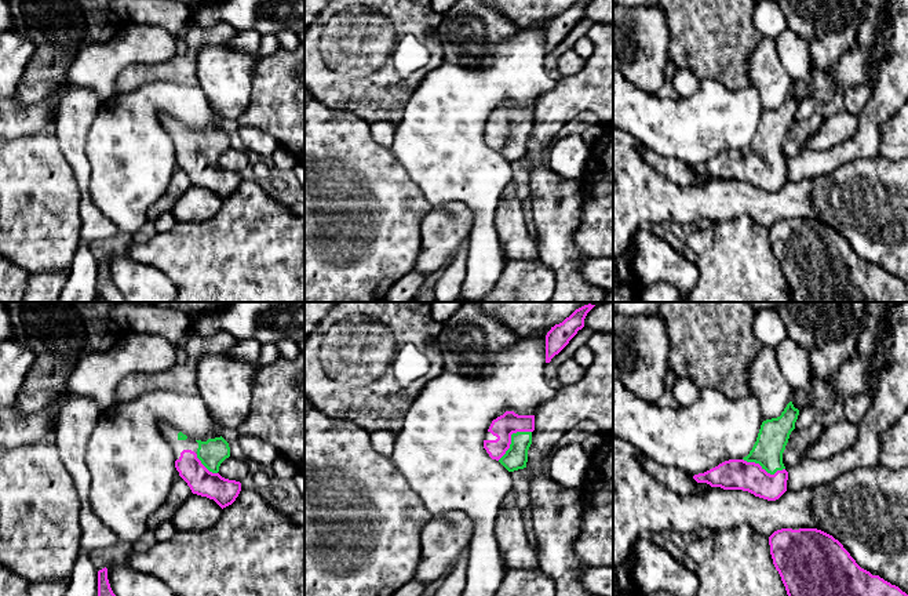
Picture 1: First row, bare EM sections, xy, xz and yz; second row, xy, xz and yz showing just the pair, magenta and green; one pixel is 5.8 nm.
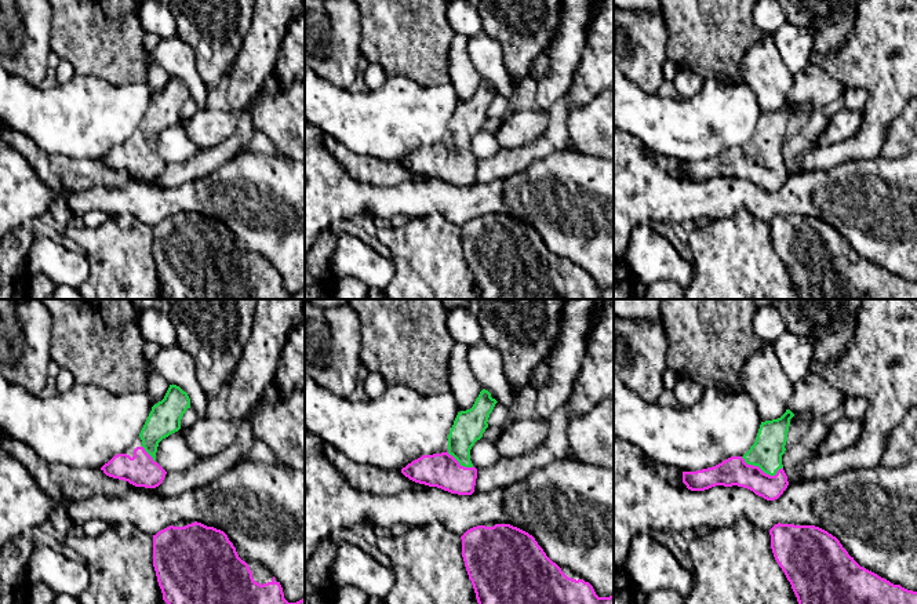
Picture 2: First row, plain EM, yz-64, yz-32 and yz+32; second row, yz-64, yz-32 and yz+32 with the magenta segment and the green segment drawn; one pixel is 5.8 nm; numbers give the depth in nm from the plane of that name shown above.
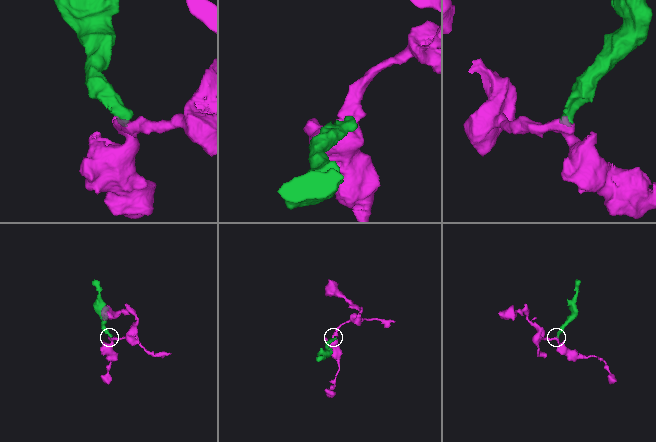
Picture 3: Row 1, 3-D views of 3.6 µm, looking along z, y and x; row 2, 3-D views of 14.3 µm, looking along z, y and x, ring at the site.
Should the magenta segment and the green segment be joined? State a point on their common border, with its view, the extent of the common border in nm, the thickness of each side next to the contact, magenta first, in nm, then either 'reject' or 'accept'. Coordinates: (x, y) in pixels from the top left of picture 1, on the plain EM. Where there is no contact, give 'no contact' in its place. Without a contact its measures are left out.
meets magenta in xz at (510, 128); contact 260 nm long; 140 nm thick on the magenta side, 140 nm on the other; accept

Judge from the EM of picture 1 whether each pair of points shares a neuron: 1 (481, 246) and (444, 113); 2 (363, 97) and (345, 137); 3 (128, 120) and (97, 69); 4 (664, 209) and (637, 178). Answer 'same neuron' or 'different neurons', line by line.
1: same neuron
2: different neurons
3: different neurons
4: same neuron

